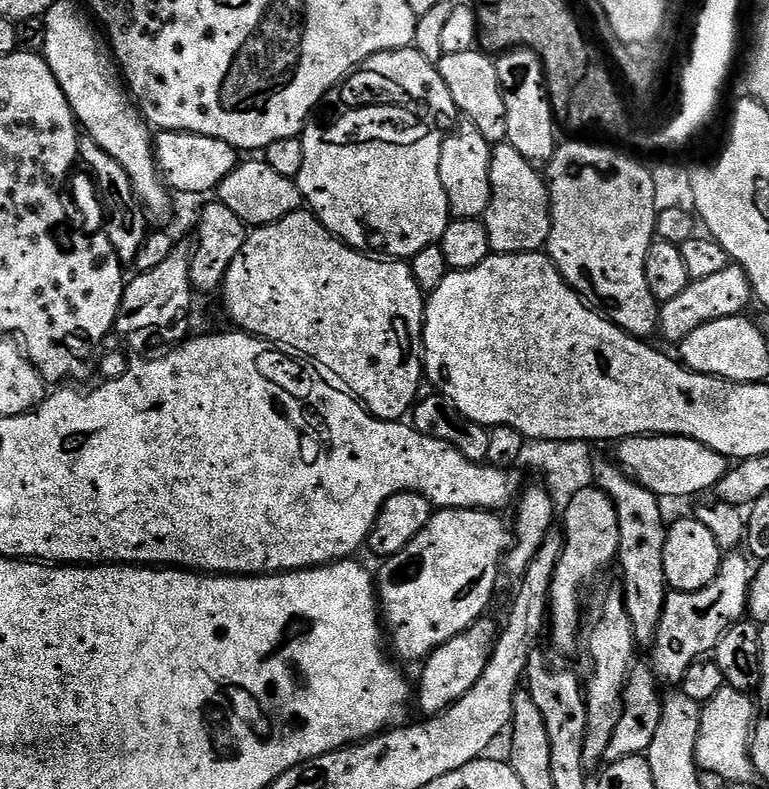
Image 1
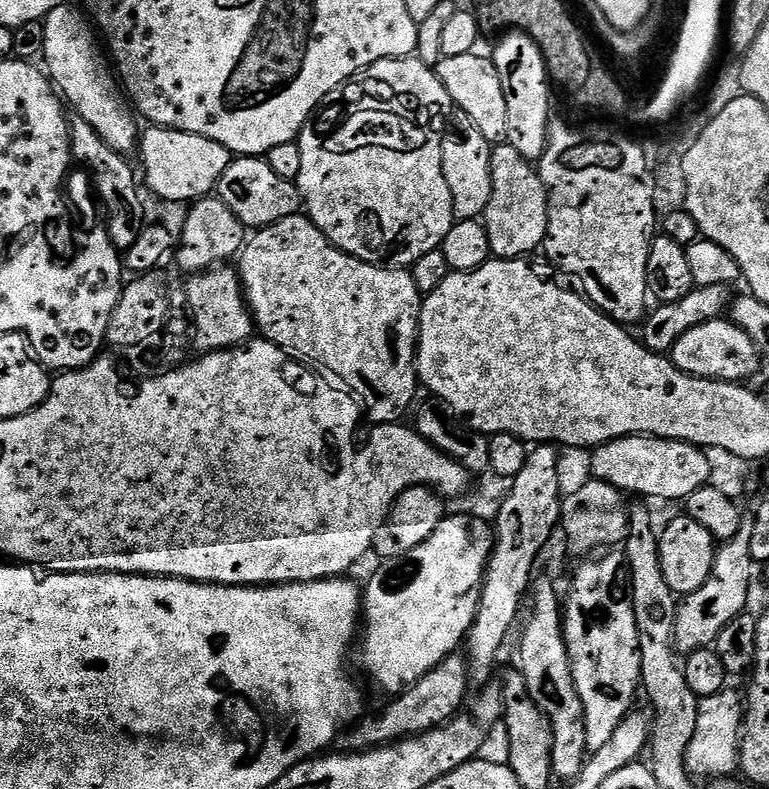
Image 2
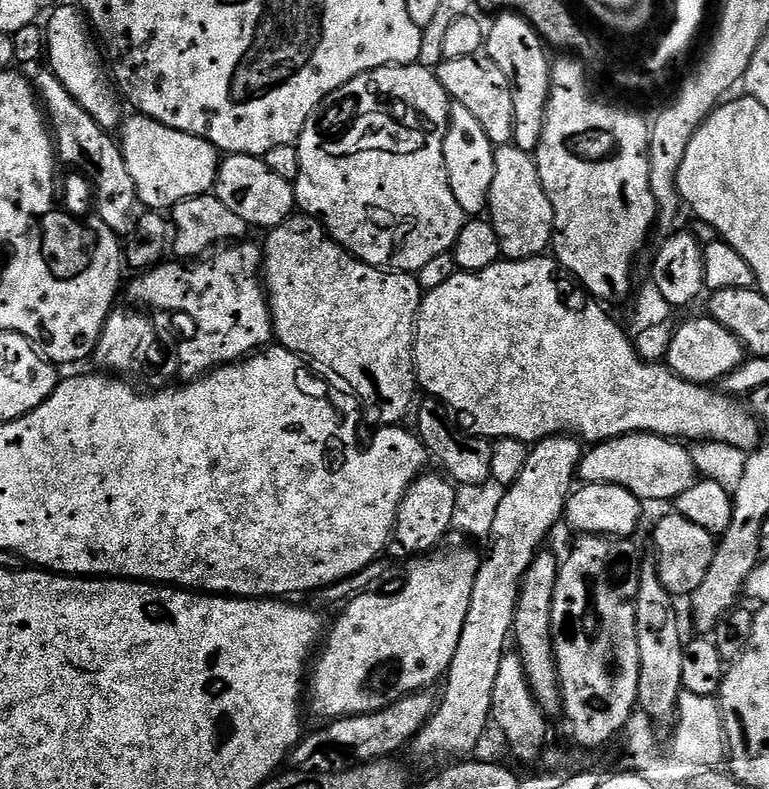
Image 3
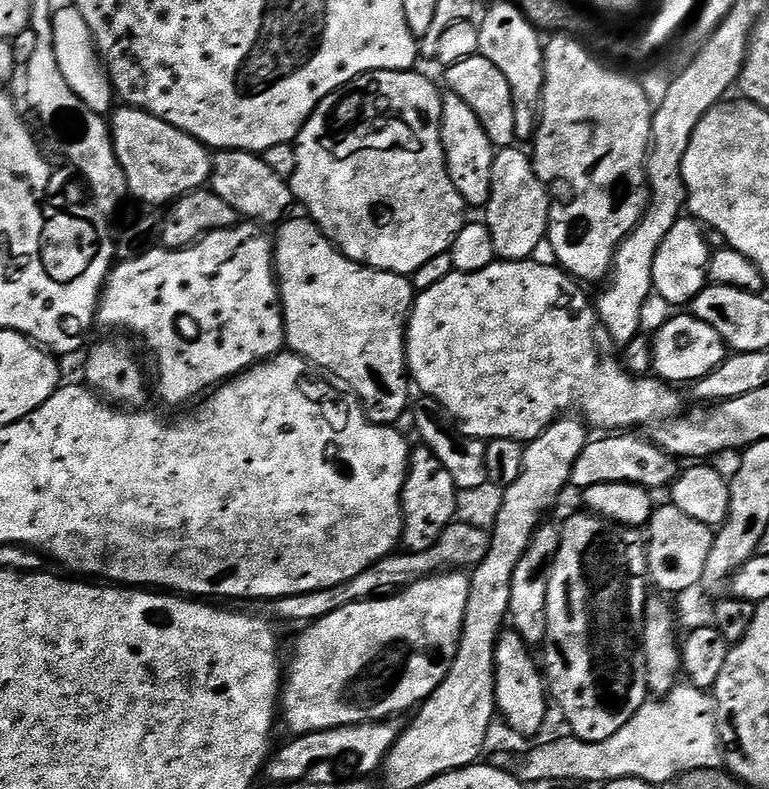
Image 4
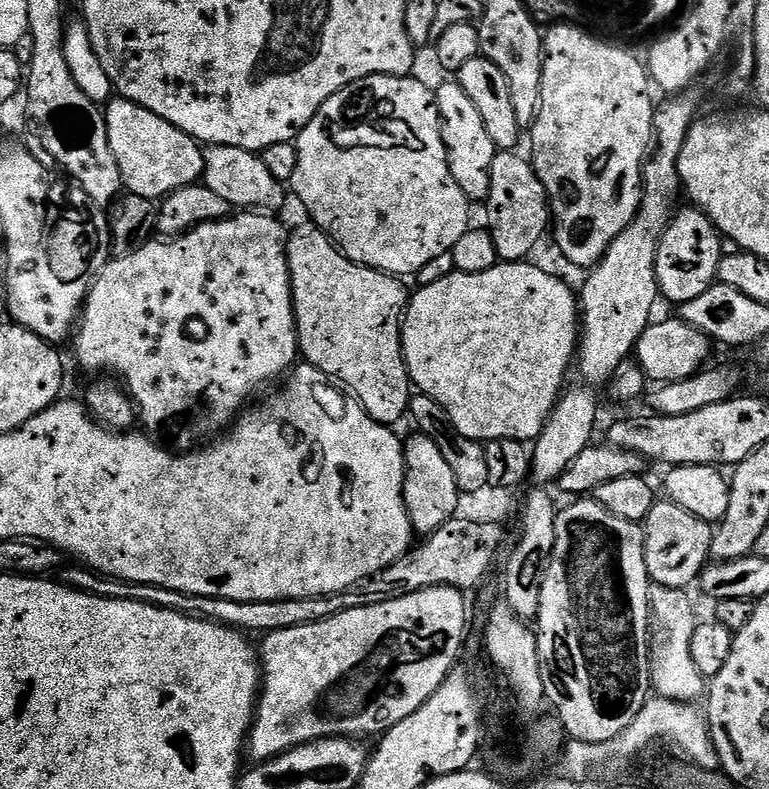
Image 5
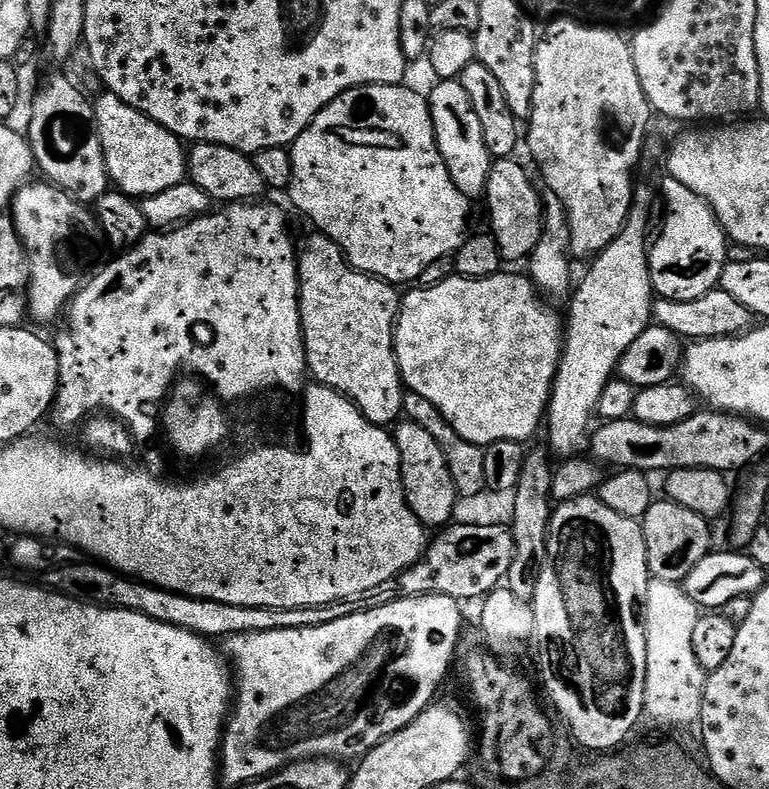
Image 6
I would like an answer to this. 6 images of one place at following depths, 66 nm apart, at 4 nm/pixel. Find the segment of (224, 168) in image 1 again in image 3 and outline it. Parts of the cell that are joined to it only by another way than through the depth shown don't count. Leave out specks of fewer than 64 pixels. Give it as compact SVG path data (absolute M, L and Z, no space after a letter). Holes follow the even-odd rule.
M132 114L127 120L128 117L119 129L118 143L126 158L126 170L134 178L134 190L145 209L171 210L178 202L207 196L215 189L222 156L209 140L179 132L149 116Z

